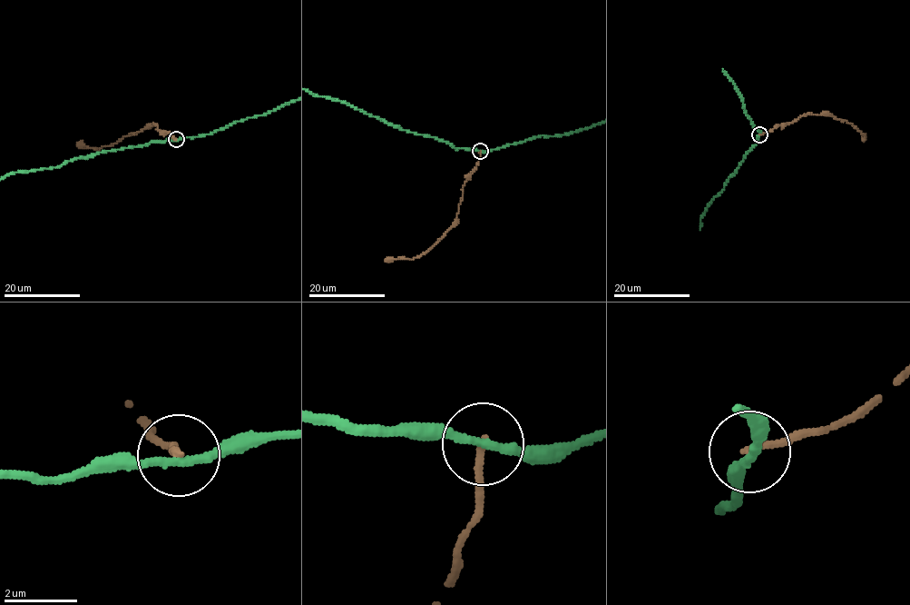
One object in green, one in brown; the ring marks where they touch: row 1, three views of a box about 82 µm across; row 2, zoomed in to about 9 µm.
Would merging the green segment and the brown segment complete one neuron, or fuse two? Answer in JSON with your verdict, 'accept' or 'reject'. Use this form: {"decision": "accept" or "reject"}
{"decision": "reject"}

